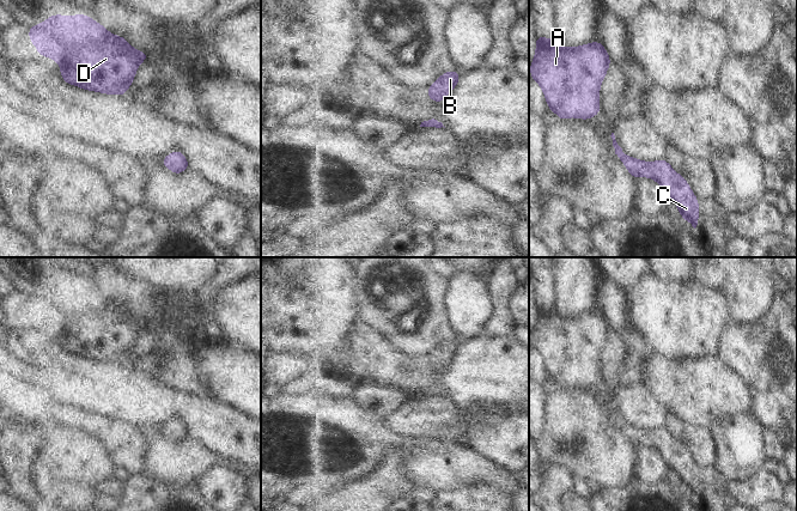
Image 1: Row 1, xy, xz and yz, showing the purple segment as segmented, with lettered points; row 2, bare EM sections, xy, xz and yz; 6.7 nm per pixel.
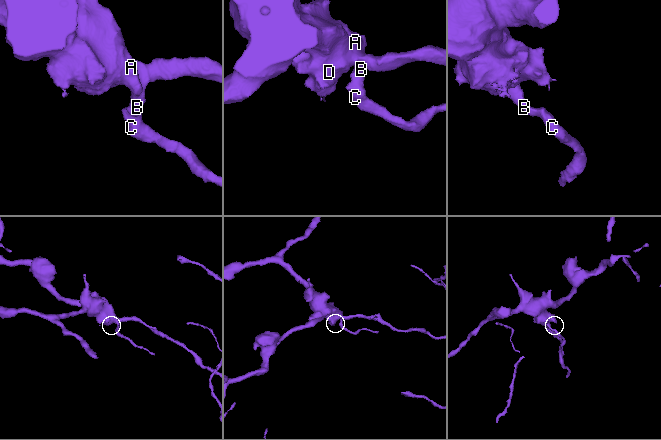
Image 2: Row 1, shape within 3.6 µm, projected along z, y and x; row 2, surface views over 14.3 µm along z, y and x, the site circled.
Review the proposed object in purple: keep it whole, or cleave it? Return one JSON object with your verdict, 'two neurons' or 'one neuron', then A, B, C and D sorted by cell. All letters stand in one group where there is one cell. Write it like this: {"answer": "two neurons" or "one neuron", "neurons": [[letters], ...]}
{"answer": "one neuron", "neurons": [["A", "B", "C", "D"]]}

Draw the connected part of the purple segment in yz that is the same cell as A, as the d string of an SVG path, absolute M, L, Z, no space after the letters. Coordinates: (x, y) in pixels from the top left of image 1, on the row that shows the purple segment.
M536 35L536 50L530 65L530 77L541 86L548 110L553 110L559 116L559 121L568 117L589 120L601 111L600 87L610 62L608 51L598 41L566 48L555 38L549 39Z

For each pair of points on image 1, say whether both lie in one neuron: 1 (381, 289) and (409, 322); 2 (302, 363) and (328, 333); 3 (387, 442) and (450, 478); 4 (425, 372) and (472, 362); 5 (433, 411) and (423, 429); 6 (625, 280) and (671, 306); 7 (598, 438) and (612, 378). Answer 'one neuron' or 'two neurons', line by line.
1: one neuron
2: two neurons
3: one neuron
4: one neuron
5: one neuron
6: two neurons
7: one neuron

